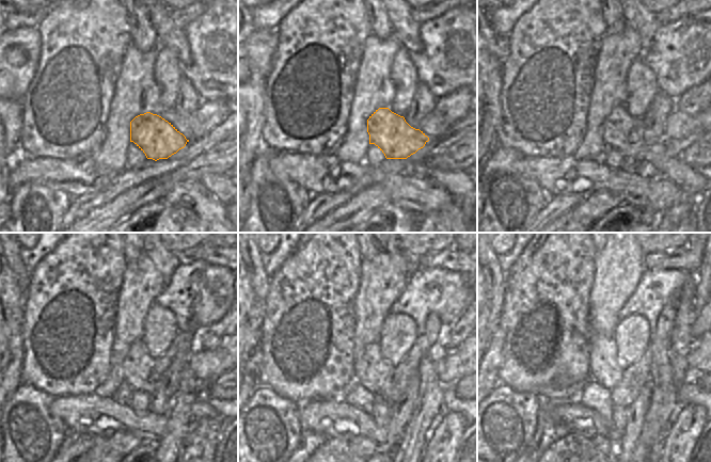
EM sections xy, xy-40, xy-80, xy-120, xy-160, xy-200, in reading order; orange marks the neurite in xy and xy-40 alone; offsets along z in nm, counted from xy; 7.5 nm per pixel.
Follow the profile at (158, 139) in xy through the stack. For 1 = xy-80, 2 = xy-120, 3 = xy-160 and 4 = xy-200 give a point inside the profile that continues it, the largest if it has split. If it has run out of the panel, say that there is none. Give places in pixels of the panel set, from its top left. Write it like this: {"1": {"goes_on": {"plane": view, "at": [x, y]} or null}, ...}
{"1": {"goes_on": {"plane": "xy-80", "at": [621, 131]}}, "2": {"goes_on": {"plane": "xy-120", "at": [138, 366]}}, "3": {"goes_on": {"plane": "xy-160", "at": [372, 369]}}, "4": {"goes_on": {"plane": "xy-200", "at": [604, 368]}}}

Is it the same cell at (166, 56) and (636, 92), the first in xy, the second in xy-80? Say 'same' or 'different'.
same

